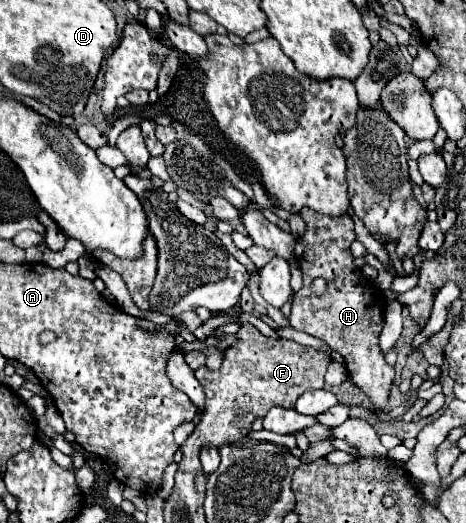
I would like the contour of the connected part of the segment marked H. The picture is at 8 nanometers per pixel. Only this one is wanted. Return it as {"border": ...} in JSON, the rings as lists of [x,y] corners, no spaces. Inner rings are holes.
{"border":[[[301,209],[301,217],[307,223],[307,231],[297,241],[295,257],[303,271],[303,287],[293,297],[289,323],[293,329],[319,337],[331,349],[339,351],[347,361],[349,379],[363,389],[375,413],[383,413],[389,405],[389,391],[395,379],[395,369],[387,365],[377,339],[383,329],[385,301],[383,293],[353,265],[353,255],[349,253],[349,245],[355,241],[353,219],[349,215],[333,219],[313,209]],[[315,277],[323,277],[329,283],[325,295],[313,295],[309,289]]]}

